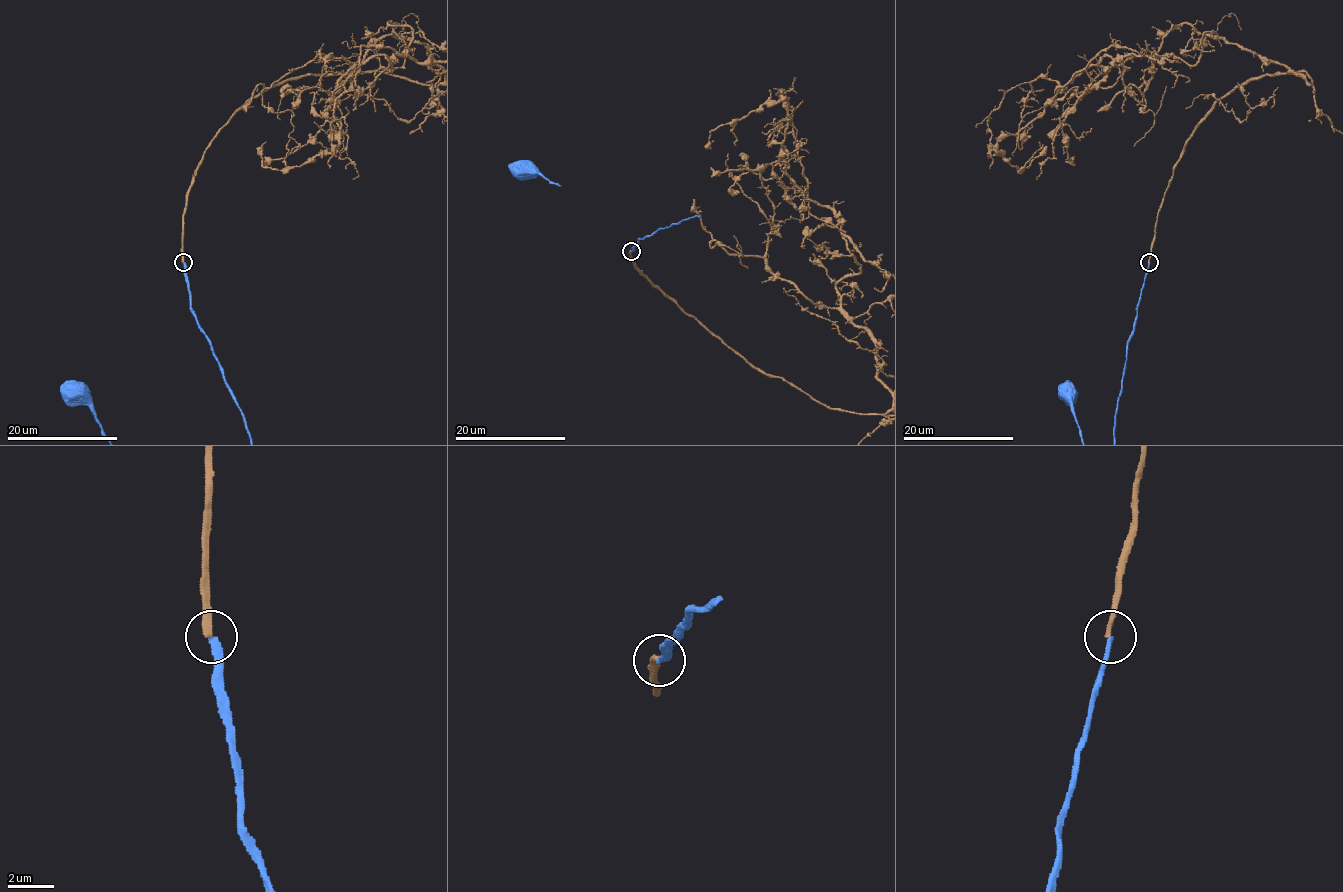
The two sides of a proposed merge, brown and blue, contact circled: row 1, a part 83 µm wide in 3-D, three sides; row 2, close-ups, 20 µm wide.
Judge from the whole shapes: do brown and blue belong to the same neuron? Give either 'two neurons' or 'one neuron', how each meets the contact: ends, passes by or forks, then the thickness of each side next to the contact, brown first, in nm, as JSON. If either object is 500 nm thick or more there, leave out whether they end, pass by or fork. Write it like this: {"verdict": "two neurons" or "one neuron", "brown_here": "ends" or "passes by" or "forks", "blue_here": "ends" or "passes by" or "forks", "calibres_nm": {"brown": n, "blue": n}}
{"verdict": "two neurons", "brown_here": "ends", "blue_here": "ends", "calibres_nm": {"brown": 260, "blue": 240}}

